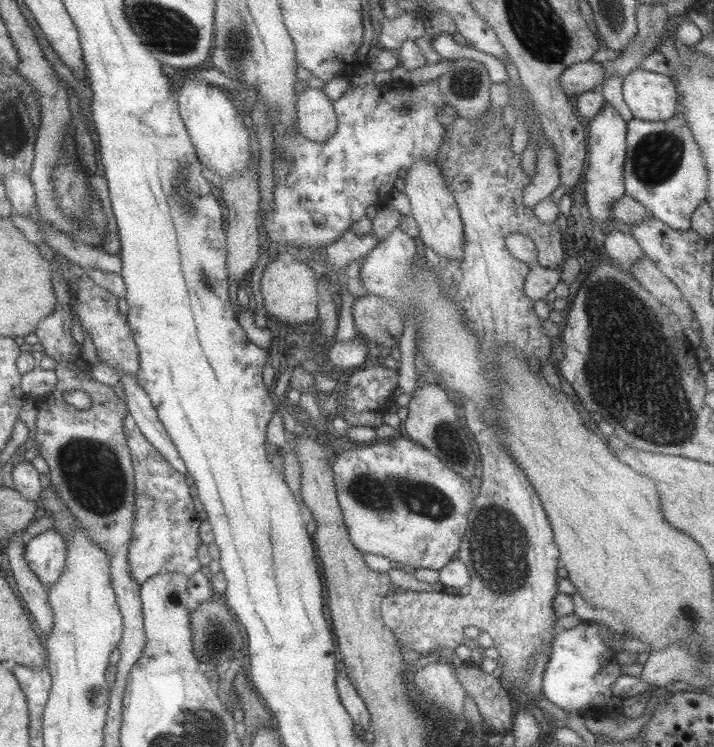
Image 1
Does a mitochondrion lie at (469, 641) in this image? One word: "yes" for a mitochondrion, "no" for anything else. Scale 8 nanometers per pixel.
no

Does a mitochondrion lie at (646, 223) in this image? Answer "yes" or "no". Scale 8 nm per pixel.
no

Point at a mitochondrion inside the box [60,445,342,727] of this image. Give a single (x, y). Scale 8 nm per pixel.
(214, 640)

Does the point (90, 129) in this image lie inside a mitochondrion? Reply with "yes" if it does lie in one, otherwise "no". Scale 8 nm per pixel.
no

